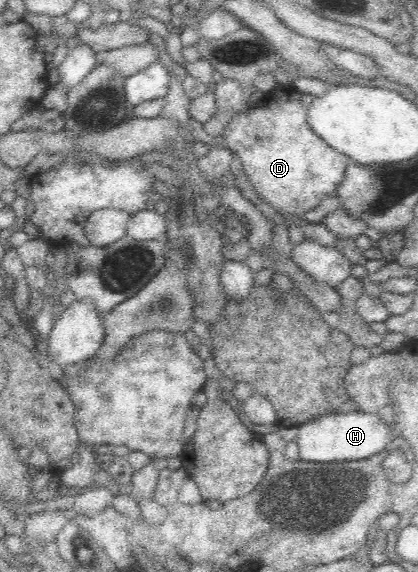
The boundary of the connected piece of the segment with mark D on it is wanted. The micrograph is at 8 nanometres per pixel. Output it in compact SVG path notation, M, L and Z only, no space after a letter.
M293 84L282 89L272 89L263 98L244 110L237 112L224 127L220 142L236 154L246 177L254 186L260 199L272 206L277 213L292 220L302 220L302 216L314 210L326 196L337 192L346 173L350 158L334 150L318 138L308 125L308 110L314 102L314 95L296 91Z

